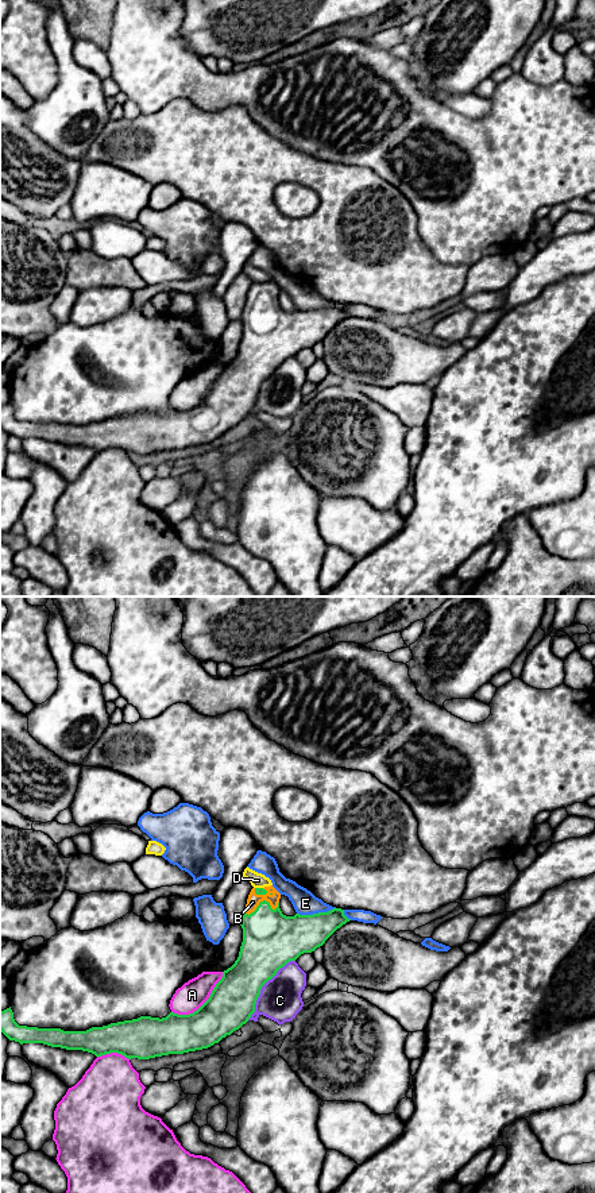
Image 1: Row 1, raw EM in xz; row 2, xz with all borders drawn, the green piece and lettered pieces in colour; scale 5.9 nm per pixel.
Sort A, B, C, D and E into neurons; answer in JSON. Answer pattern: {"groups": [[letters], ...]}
{"groups": [["A"], ["B"], ["C"], ["D"], ["E"]]}

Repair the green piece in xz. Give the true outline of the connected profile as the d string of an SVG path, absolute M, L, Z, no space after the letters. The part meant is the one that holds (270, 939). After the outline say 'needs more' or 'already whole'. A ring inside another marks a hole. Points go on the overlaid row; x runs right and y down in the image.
M273 887L252 888L242 918L243 942L235 964L223 972L209 999L193 1014L170 1012L166 1018L140 1016L132 1020L92 1027L86 1031L63 1031L61 1028L38 1028L19 1026L9 1008L0 1011L0 1031L9 1039L23 1043L43 1043L66 1050L82 1050L101 1057L117 1053L125 1058L150 1059L169 1054L202 1050L219 1043L239 1030L255 1012L262 987L287 962L304 953L312 953L343 924L349 922L344 910L333 908L313 915L286 916L279 908L281 893Z | needs more

